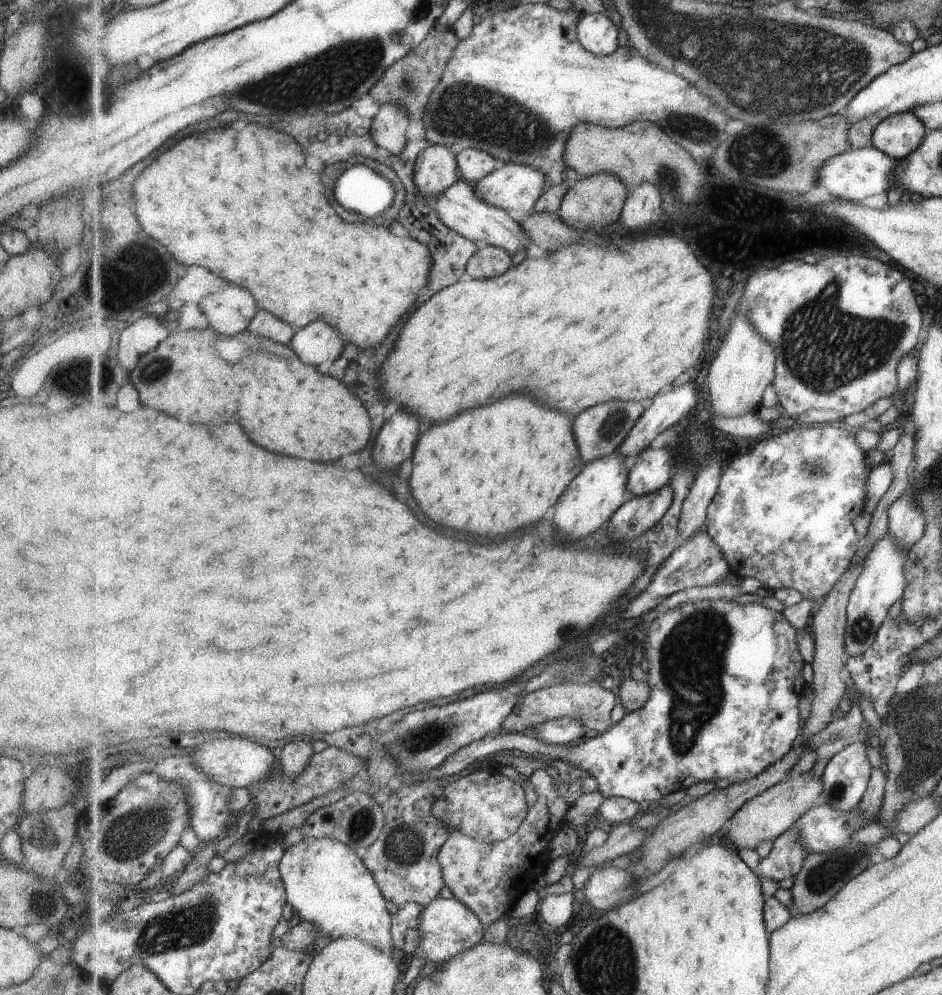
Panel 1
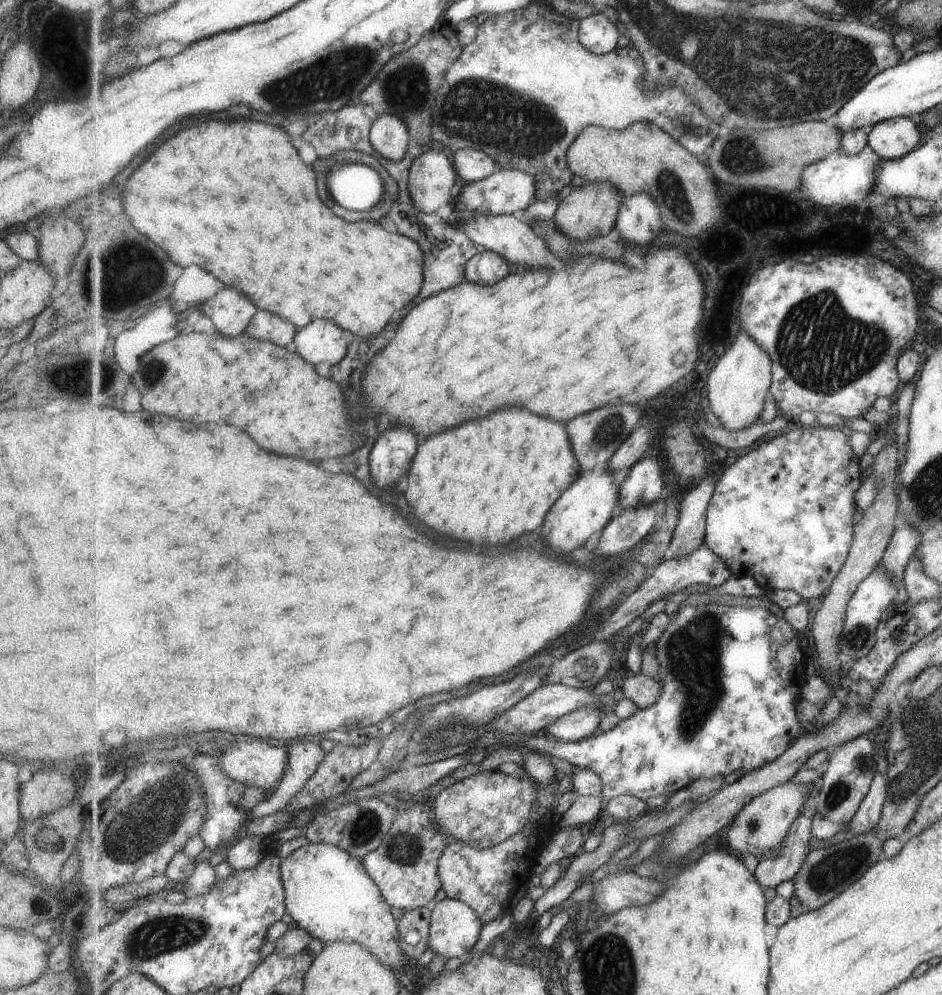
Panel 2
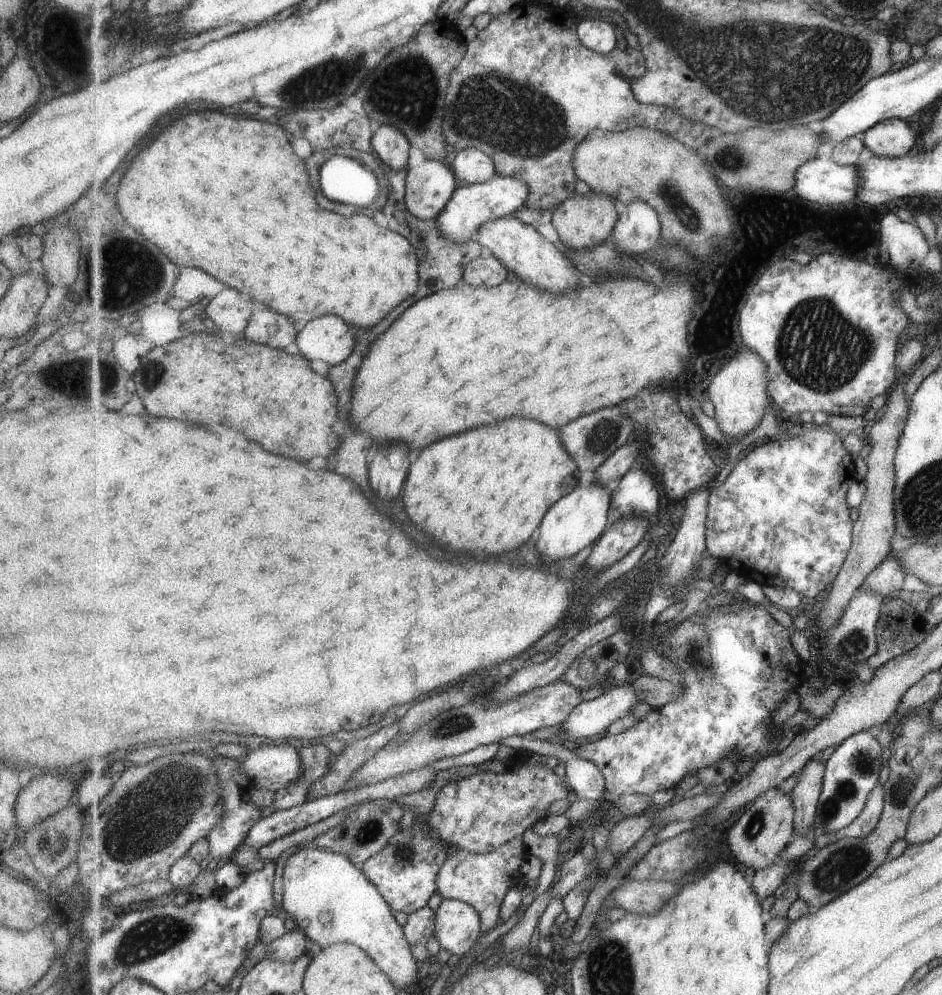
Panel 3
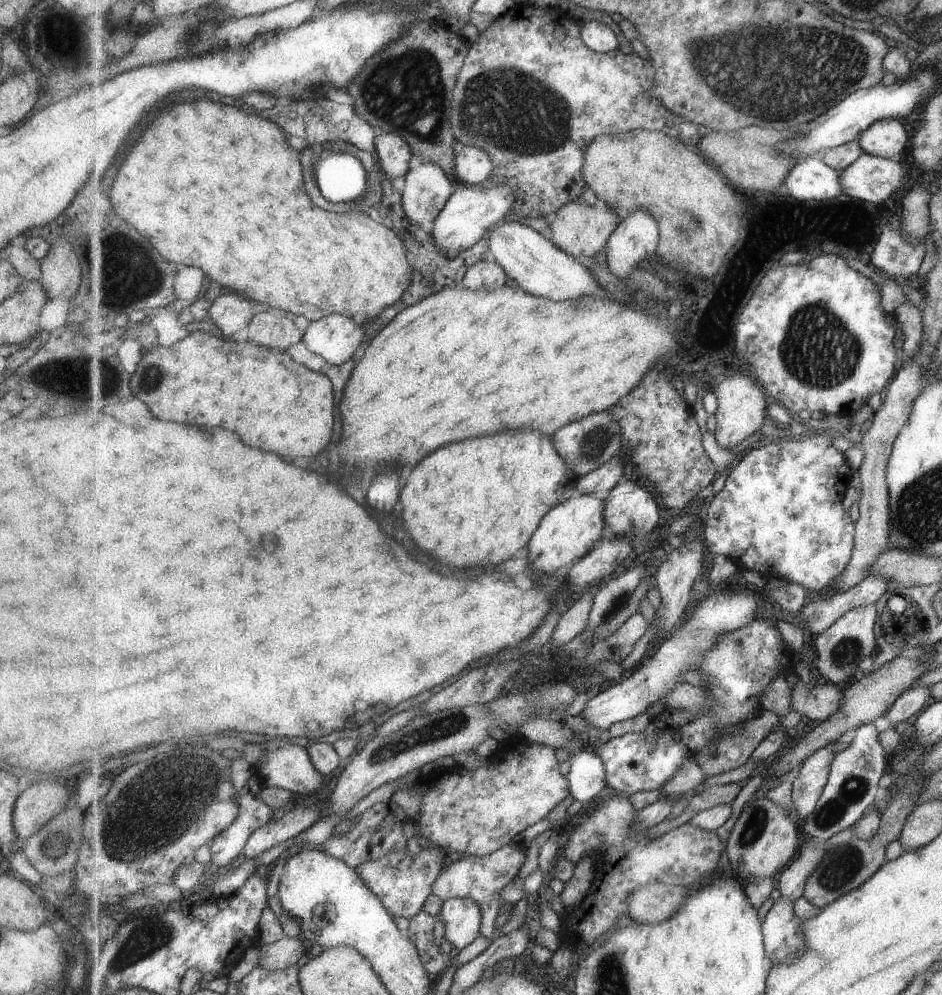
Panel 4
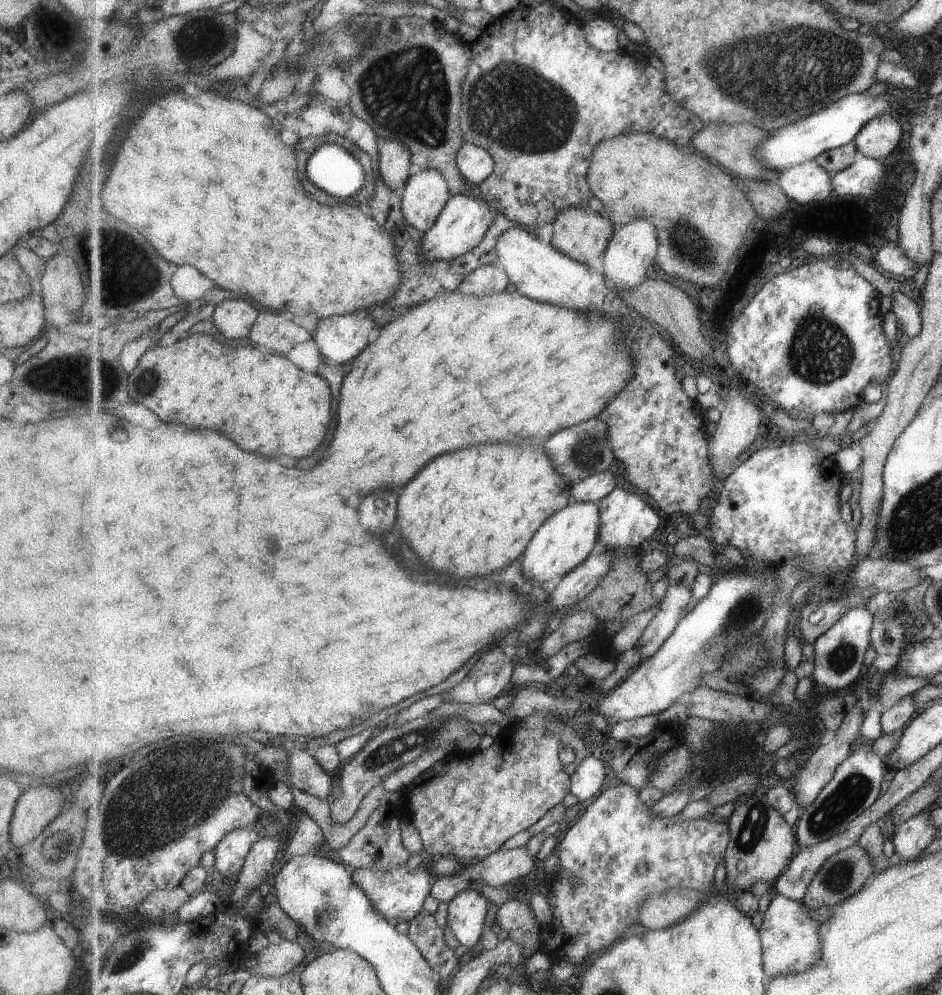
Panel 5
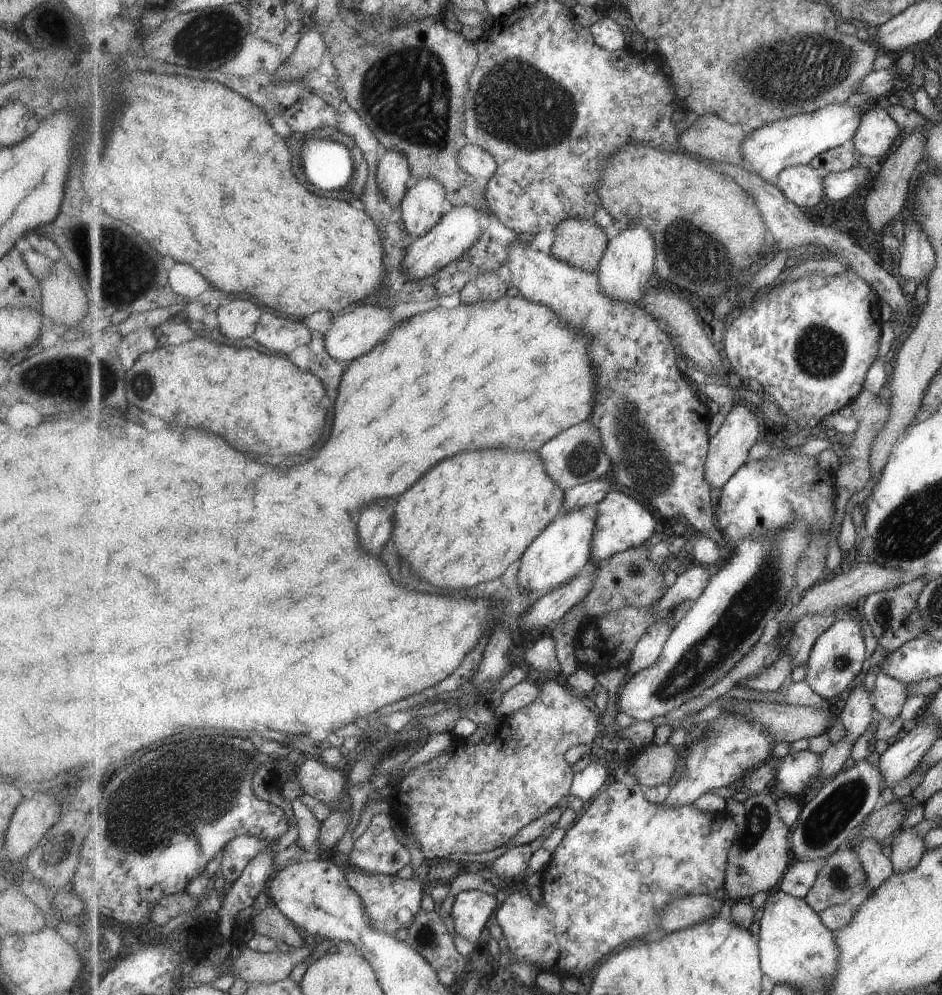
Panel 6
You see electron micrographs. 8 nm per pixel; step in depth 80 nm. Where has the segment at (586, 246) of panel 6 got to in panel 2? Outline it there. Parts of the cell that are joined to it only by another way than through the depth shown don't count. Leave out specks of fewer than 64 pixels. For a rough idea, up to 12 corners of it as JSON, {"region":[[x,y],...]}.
{"region":[[609,180],[564,194],[553,220],[574,240],[616,230],[625,194]]}

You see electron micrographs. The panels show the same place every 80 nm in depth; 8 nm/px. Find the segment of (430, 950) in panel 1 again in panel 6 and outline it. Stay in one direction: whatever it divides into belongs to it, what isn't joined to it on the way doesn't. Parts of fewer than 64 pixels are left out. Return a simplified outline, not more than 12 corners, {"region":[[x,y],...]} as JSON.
{"region":[[467,890],[450,901],[456,933],[477,944],[499,900]]}

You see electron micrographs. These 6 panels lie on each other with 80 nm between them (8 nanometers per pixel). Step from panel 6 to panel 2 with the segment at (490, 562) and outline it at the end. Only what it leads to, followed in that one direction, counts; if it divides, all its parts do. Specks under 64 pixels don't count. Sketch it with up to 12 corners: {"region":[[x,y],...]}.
{"region":[[499,410],[421,444],[407,500],[479,546],[582,472],[567,423]]}

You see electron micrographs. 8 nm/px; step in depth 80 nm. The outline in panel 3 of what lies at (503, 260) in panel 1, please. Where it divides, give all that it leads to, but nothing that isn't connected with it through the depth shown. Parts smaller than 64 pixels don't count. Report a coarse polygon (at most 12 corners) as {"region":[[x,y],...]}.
{"region":[[487,252],[469,264],[460,285],[496,287],[509,270]]}

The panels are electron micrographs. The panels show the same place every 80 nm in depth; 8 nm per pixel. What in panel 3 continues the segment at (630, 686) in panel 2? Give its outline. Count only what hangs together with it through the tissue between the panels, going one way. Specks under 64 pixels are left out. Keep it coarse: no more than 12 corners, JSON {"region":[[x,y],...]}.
{"region":[[647,675],[631,684],[654,708],[675,702],[683,686]]}

